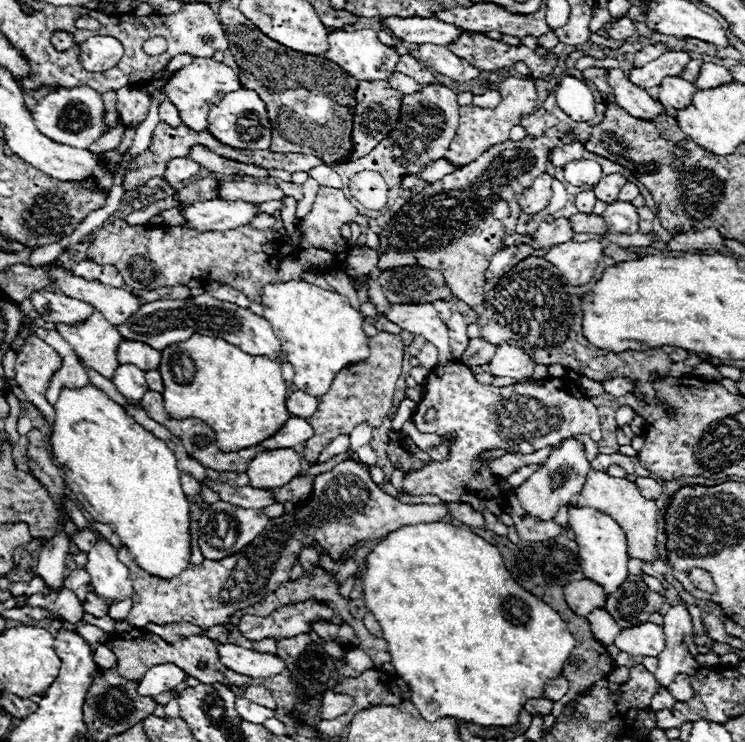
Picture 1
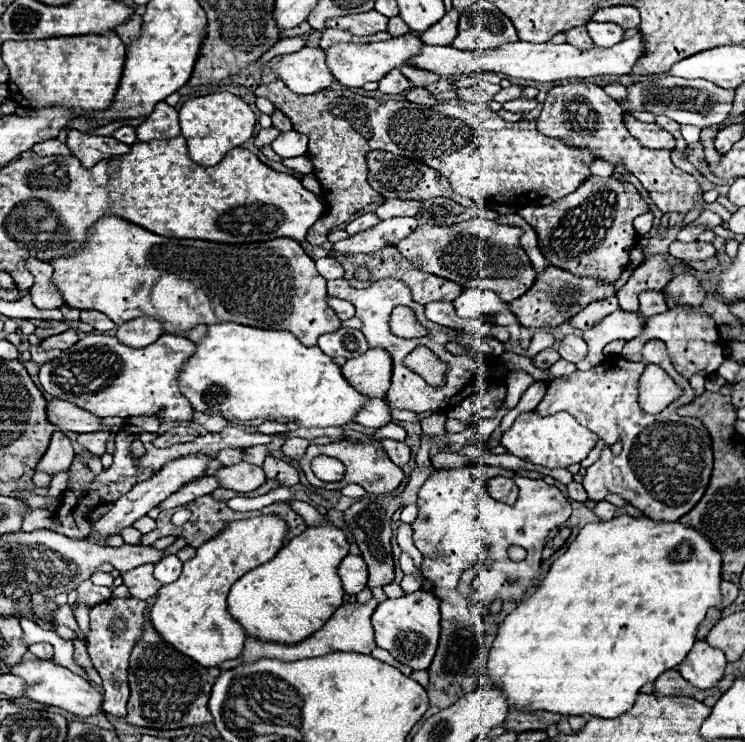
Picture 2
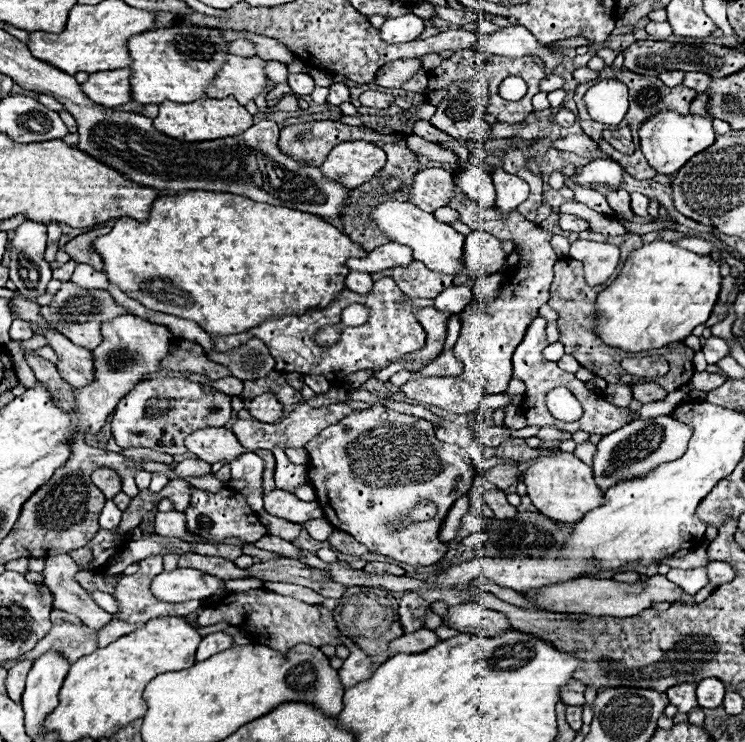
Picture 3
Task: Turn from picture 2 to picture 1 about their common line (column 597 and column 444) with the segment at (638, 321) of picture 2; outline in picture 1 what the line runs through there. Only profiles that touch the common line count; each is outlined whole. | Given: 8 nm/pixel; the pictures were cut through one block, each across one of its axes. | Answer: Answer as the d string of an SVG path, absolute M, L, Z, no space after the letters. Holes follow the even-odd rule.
M390 304L386 318L398 324L402 330L414 332L436 344L438 364L444 366L454 360L450 354L448 327L438 316L432 304Z

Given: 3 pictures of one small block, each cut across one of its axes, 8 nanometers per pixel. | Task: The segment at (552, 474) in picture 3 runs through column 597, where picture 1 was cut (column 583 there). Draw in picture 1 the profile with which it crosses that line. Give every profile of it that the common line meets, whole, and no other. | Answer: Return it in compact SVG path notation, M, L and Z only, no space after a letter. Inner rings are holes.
M590 470L580 496L572 504L576 508L594 508L594 510L600 510L600 512L612 516L620 524L620 528L624 530L624 534L628 538L628 554L632 558L640 558L644 562L652 562L654 558L658 558L658 552L656 552L656 534L658 534L656 532L656 516L658 516L658 508L656 508L654 500L646 500L638 492L634 482L630 482L626 478L608 476L606 472L600 472L600 470Z

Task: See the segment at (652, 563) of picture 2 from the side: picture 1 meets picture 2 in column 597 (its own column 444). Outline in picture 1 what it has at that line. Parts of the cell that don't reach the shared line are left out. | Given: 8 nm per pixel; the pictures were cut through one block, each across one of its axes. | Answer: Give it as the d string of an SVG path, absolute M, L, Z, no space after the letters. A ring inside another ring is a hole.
M428 522L428 524L412 524L412 526L394 530L392 534L388 534L388 538L378 542L374 550L368 554L366 570L362 574L362 584L364 584L364 602L368 610L374 614L374 618L378 620L378 624L382 626L384 640L388 642L388 650L392 654L392 666L396 668L396 674L408 684L412 694L410 696L412 704L418 708L420 716L428 722L434 722L442 716L452 716L480 726L516 726L520 720L520 710L524 710L524 704L528 700L542 698L544 686L550 680L556 680L562 676L564 664L570 658L572 650L576 648L576 638L570 634L560 614L552 610L542 598L530 594L520 584L516 584L508 574L500 552L468 528L458 528L454 524L444 524L444 522Z

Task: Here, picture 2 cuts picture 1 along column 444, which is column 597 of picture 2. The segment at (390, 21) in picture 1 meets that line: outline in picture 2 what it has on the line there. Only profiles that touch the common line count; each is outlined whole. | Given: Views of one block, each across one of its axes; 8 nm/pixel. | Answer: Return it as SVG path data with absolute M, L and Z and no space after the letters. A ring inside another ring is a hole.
M590 22L588 32L590 32L590 38L594 40L594 44L602 46L602 48L612 48L614 44L622 42L622 38L624 38L624 28L614 22Z

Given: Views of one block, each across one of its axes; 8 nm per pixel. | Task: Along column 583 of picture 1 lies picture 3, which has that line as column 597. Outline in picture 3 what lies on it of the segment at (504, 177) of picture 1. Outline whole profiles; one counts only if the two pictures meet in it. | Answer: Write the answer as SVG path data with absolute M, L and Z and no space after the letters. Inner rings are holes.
M576 100L576 104L578 104L578 116L580 116L580 124L582 124L582 128L584 128L584 134L590 136L592 140L596 140L596 142L600 144L602 152L606 152L606 142L602 140L602 130L604 130L604 126L598 124L598 122L594 122L594 120L586 114L584 102L578 102L578 100Z

